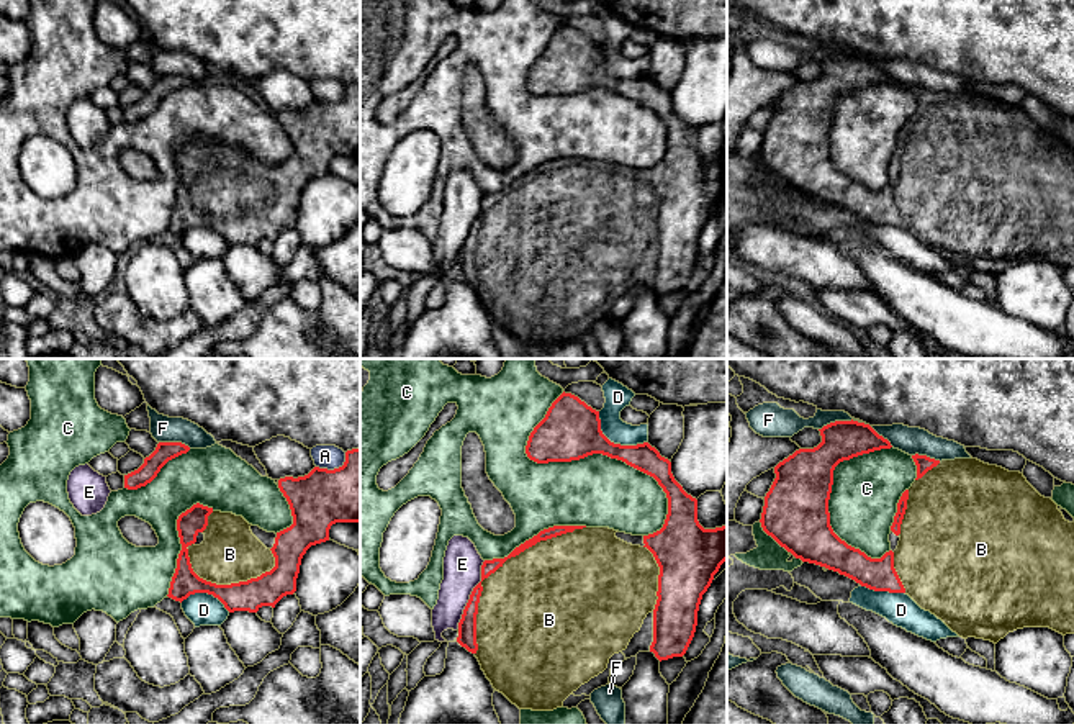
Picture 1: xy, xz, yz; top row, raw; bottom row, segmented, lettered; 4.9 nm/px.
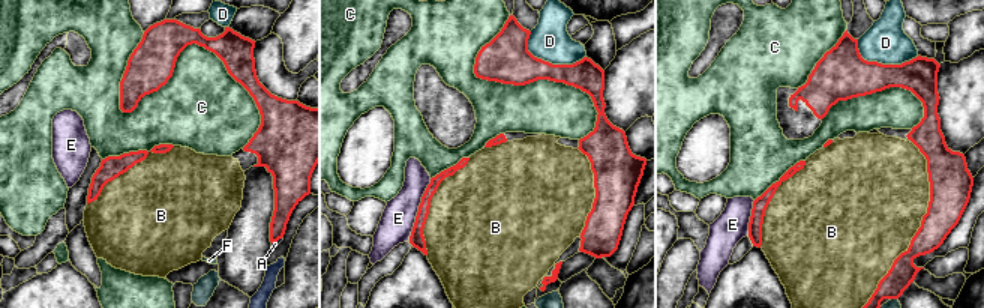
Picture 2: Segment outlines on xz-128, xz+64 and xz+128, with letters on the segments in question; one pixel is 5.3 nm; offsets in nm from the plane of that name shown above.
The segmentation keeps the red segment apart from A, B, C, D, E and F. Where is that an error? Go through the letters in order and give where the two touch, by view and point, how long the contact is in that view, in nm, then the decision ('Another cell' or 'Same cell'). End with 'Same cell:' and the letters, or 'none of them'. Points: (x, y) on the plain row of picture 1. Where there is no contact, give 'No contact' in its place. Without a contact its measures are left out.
A: Touches red at xy (334, 102). Shared border 170 nm. Another cell
B: Touches red at xz (496, 202). Shared border 850 nm. Same cell
C: Touches red at xz (583, 90). Shared border 850 nm. Another cell
D: Touches red at xz (613, 76). Shared border 300 nm. Another cell
E: Touches red at xz (470, 228). Shared border 360 nm. Another cell
F: Touches red at yz (842, 54). Shared border 240 nm. Another cell
Same cell: B

